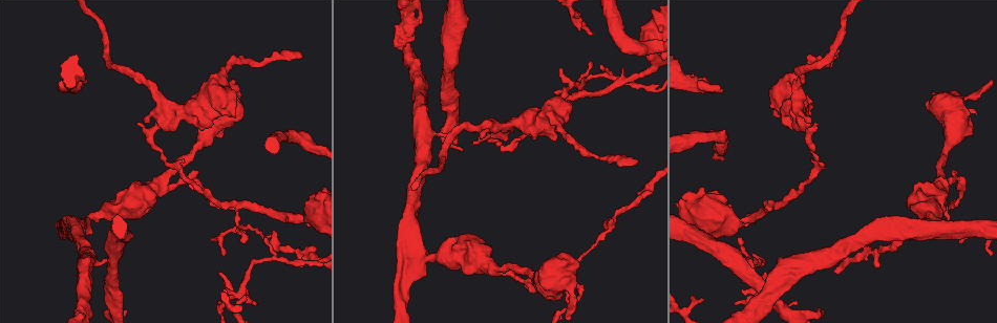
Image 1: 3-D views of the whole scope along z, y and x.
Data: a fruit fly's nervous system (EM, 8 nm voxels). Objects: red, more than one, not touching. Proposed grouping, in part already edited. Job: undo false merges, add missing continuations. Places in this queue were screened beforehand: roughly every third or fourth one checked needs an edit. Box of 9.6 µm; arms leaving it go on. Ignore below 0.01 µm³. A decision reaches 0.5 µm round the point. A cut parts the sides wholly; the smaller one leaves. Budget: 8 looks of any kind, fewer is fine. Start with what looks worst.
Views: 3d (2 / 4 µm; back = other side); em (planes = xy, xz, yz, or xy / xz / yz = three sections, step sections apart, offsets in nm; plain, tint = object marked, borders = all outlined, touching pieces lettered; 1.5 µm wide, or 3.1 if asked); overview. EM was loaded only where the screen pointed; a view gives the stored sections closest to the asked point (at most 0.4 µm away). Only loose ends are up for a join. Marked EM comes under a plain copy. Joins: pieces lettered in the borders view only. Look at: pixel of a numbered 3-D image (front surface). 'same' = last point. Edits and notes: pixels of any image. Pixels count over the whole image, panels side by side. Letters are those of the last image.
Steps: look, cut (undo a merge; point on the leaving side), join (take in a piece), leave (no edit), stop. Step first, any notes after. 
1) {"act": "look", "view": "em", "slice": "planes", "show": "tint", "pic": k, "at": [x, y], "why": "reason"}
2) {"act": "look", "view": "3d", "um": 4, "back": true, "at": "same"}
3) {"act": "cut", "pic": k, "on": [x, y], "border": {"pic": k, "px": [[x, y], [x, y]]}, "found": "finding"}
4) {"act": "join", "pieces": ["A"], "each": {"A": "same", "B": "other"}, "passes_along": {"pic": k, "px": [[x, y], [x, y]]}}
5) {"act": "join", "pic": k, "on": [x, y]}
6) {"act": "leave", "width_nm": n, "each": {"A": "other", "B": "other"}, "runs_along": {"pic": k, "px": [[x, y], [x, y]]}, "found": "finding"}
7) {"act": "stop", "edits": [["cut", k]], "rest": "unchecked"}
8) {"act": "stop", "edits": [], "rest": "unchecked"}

{"act": "look", "view": "em", "slice": "xy", "step": 4, "show": "tint", "pic": 1, "at": [524, 283], "why": "a narrow waist"}

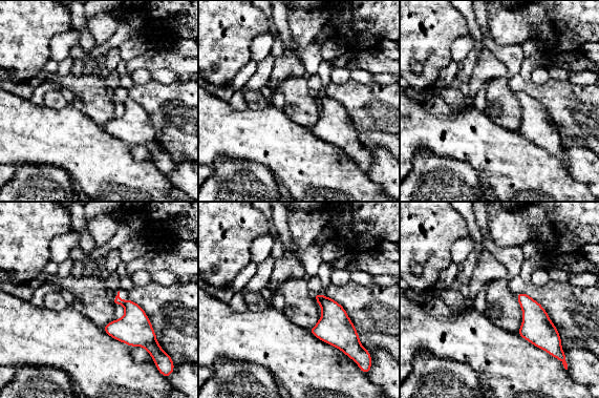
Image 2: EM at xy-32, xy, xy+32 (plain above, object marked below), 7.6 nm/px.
{"act": "look", "view": "em", "slice": "xy", "step": 4, "show": "borders", "at": "same"}

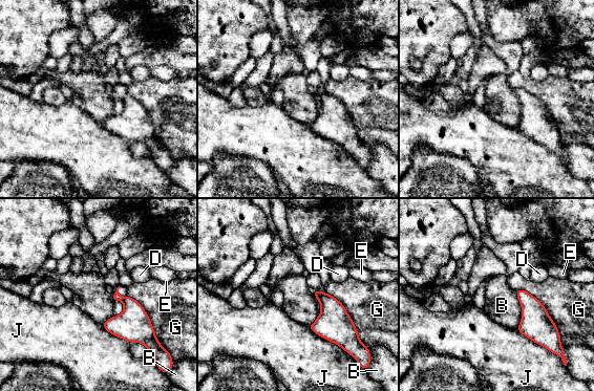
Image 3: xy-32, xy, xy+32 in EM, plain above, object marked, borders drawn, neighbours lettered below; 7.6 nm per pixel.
{"act": "cut", "pic": 3, "on": [133, 325], "longest_contact_nm": ["G", 480], "each": {"B": "other", "D": "other", "E": "other", "G": "other", "J": "other"}, "border": {"pic": 3, "px": [[125, 297], [122, 301]]}, "found": "two cells meet here"}

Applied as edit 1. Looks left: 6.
{"act": "look", "view": "overview"}

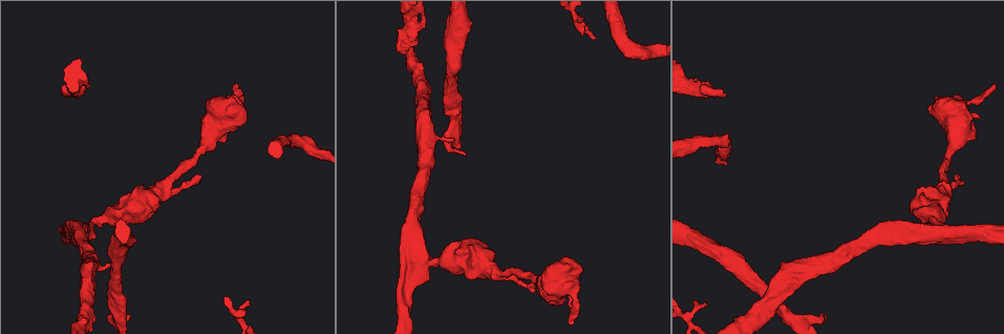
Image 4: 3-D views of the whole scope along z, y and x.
{"act": "look", "view": "em", "slice": "planes", "show": "borders", "pic": 4, "at": [423, 262], "why": "sudden change in width"}

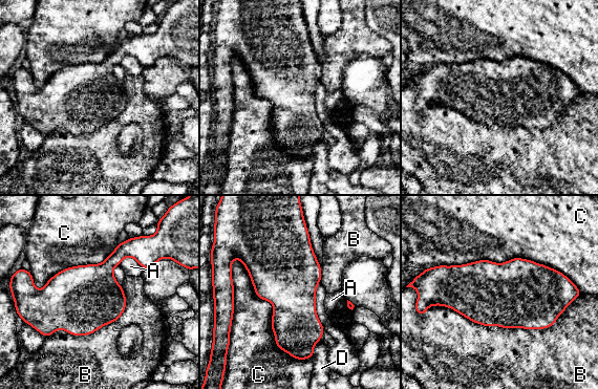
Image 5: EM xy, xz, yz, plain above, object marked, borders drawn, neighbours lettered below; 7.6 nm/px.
{"act": "leave", "width_nm": 500, "each": {"A": "other", "B": "other", "C": "other", "D": "other"}, "border": {"pic": 5, "px": [[574, 299], [548, 327], [500, 328]]}, "found": "one cell here"}

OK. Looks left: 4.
{"act": "look", "view": "3d", "um": 4, "pic": 4, "at": [707, 305], "why": "branch stops here"}

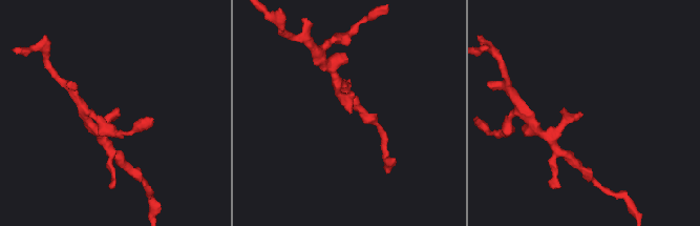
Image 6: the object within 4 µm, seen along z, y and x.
{"act": "look", "view": "em", "slice": "planes", "show": "borders", "pic": 6, "at": [114, 117]}

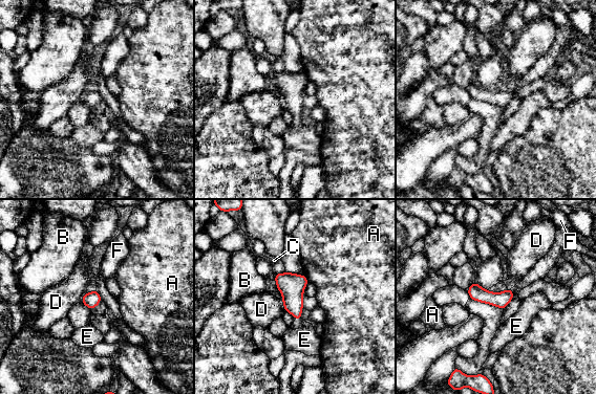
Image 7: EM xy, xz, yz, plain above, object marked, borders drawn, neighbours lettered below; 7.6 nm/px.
{"act": "leave", "each": {"A": "other", "B": "other", "C": "other", "D": "other", "E": "other", "F": "other"}, "border": {"pic": 7, "px": [[281, 300], [285, 311]]}, "found": "none of them fits"}

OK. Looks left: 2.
{"act": "stop", "edits": [["cut", 3]], "rest": "unchecked"}

